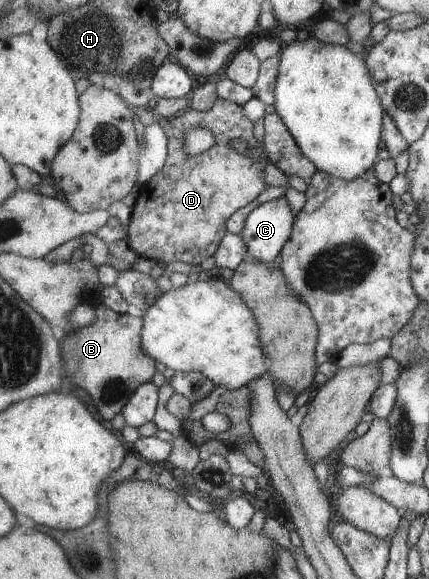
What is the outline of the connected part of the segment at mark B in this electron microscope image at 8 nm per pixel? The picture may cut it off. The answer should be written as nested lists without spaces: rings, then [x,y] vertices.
[[[96,300],[97,320],[79,327],[60,339],[65,376],[84,389],[101,417],[110,421],[133,395],[134,388],[146,383],[160,368],[141,348],[141,317],[119,314]]]

